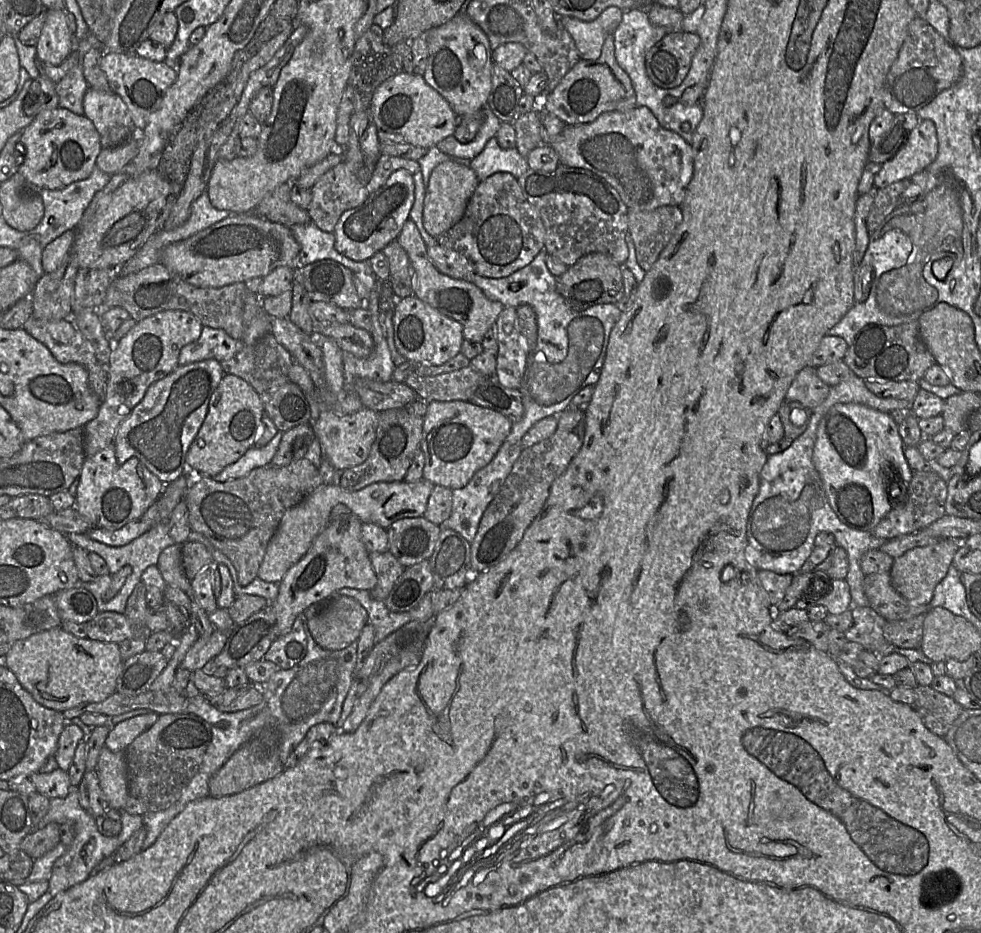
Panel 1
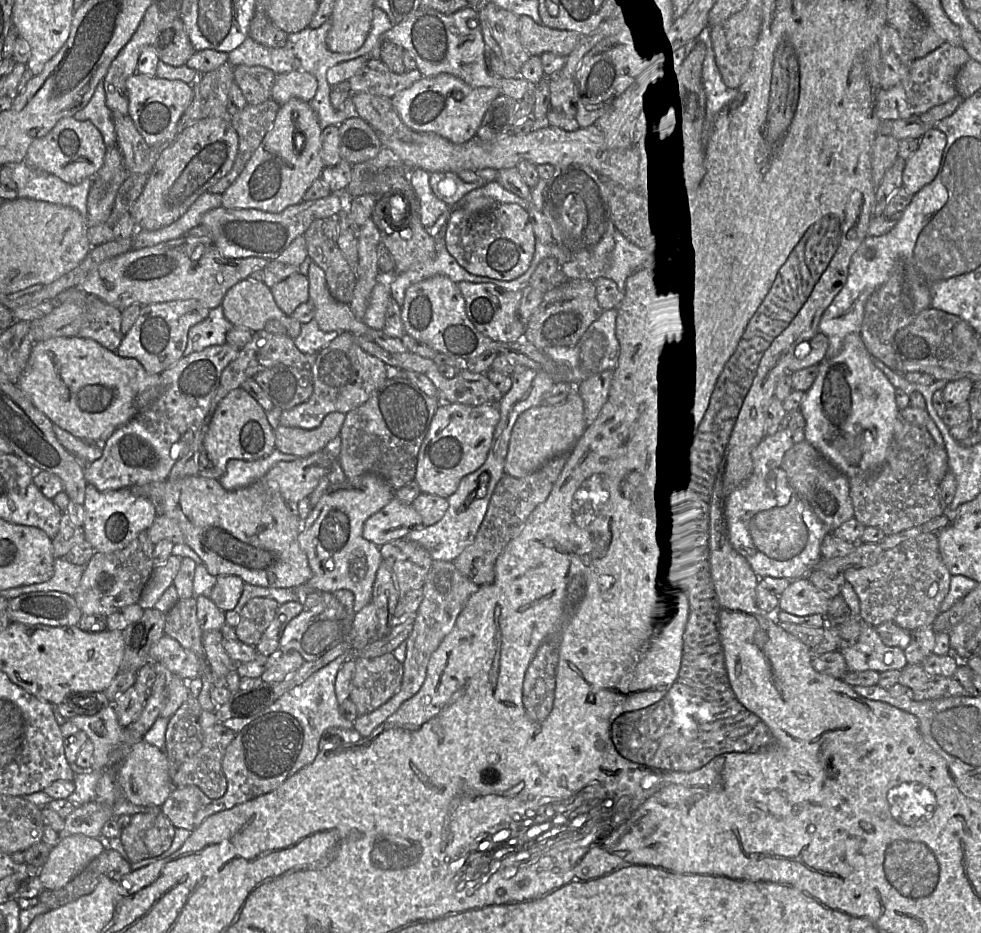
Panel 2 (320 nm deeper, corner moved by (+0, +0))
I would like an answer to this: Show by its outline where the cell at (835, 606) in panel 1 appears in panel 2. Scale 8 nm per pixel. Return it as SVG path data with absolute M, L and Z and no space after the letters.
M806 577L792 580L779 596L778 610L796 616L820 614L824 617L829 598L819 591Z

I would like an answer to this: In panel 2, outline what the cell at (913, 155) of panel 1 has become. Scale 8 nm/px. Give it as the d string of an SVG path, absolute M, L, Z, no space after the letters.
M932 127L919 140L918 148L905 162L902 187L916 194L936 177L946 145L946 135Z

